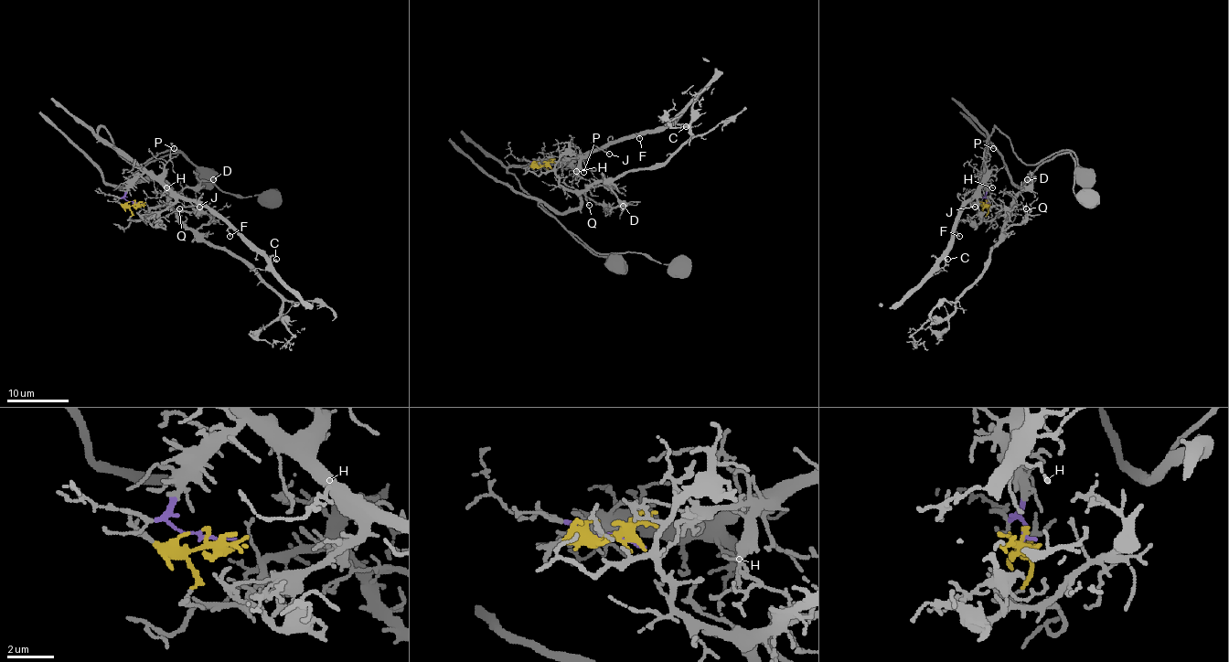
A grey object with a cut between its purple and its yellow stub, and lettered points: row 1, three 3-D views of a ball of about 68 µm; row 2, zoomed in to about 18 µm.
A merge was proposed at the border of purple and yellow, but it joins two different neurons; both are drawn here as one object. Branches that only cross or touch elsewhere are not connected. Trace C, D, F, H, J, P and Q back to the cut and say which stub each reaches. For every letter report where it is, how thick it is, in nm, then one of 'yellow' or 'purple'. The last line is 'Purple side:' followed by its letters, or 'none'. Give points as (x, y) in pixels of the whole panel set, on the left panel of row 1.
C: place (276, 259); calibre 160 nm; purple
D: place (213, 179); calibre 110 nm; yellow
F: place (229, 236); calibre 110 nm; purple
H: place (166, 187); calibre 120 nm; purple
J: place (199, 207); calibre 100 nm; purple
P: place (174, 148); calibre 100 nm; purple
Q: place (179, 208); calibre 130 nm; yellow
Purple side: C, F, H, J, P

